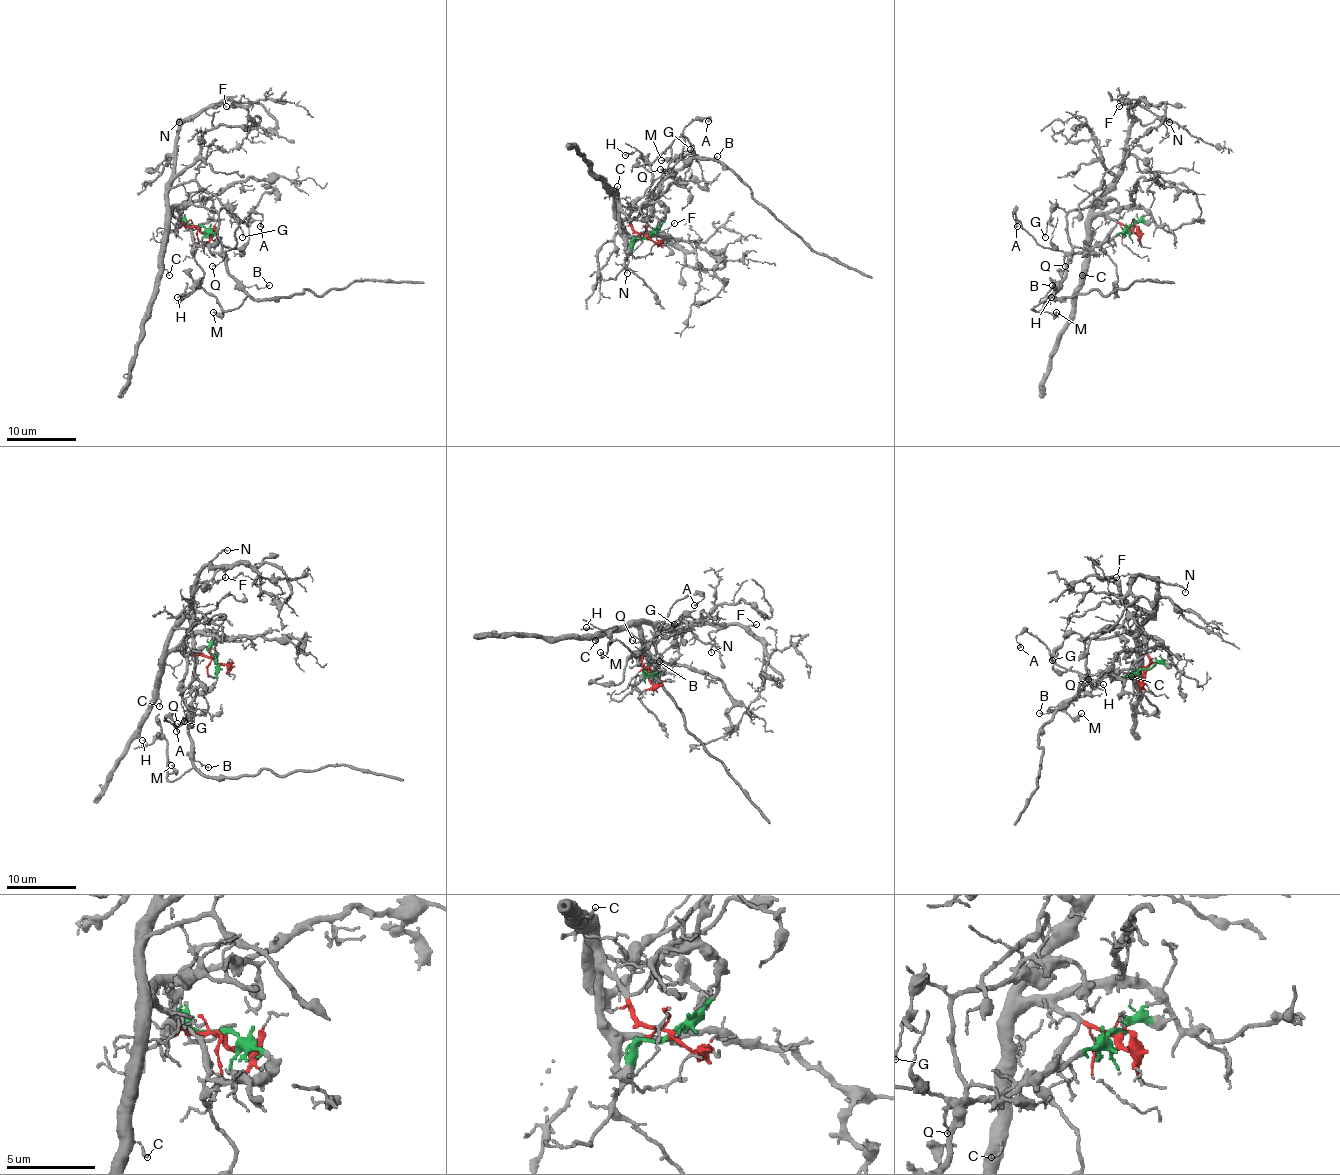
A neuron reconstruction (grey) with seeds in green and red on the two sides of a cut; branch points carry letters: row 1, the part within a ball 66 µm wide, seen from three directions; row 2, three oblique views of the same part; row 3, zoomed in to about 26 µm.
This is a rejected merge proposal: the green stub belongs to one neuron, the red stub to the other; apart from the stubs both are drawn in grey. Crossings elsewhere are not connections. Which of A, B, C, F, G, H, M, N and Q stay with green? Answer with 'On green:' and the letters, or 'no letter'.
On green: A, B, G, H, M, Q

